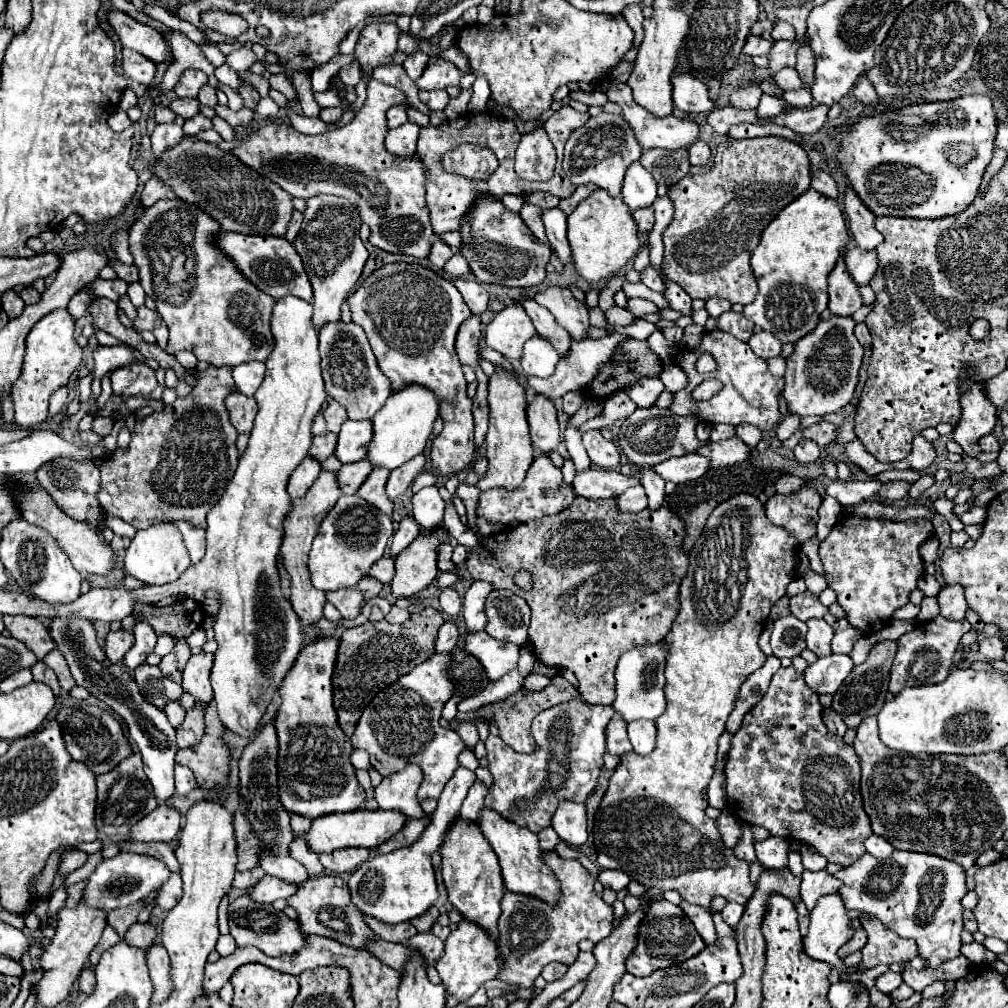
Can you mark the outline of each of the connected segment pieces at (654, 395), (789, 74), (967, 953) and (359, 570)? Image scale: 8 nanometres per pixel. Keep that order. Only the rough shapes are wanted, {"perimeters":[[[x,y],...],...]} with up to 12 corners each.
{"perimeters":[[[656,377],[624,389],[638,407],[650,407],[664,391]],[[781,69],[774,80],[783,91],[798,90],[802,81],[796,69]],[[964,943],[960,951],[972,965],[992,963],[996,955],[984,945]],[[342,495],[306,563],[322,591],[352,587],[384,555],[390,515]]]}

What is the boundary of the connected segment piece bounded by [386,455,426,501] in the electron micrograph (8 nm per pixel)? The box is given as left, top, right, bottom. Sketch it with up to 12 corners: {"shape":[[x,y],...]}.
{"shape":[[416,455],[394,469],[386,495],[394,501],[422,471],[426,457]]}

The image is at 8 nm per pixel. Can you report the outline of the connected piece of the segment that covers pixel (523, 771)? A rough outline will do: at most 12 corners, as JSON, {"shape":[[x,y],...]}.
{"shape":[[610,705],[544,709],[536,751],[488,735],[484,807],[540,833],[584,803],[606,753]]}

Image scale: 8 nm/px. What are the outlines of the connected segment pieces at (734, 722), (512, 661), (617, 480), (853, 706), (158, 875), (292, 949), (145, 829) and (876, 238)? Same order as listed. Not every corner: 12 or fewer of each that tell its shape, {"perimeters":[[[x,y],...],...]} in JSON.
{"perimeters":[[[768,657],[740,685],[726,731],[734,735],[744,715],[762,699],[778,657]],[[468,631],[464,651],[482,663],[490,681],[516,667],[520,647],[486,631]],[[588,469],[574,477],[576,495],[614,499],[640,485],[640,473]],[[896,641],[876,643],[834,693],[848,727],[878,715]],[[156,857],[100,861],[82,895],[92,907],[128,907],[162,887]],[[242,895],[230,905],[240,947],[272,957],[306,945],[296,919]],[[158,805],[130,831],[130,841],[172,841],[178,809]],[[852,187],[844,193],[848,231],[860,249],[870,251],[884,237],[876,215]]]}

